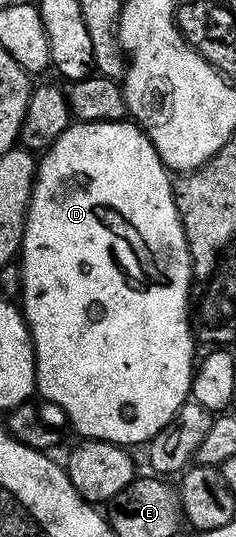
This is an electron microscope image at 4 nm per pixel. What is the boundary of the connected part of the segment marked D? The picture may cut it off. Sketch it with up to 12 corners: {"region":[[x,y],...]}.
{"region":[[72,122],[22,235],[34,387],[145,445],[190,396],[190,251],[139,125]]}

